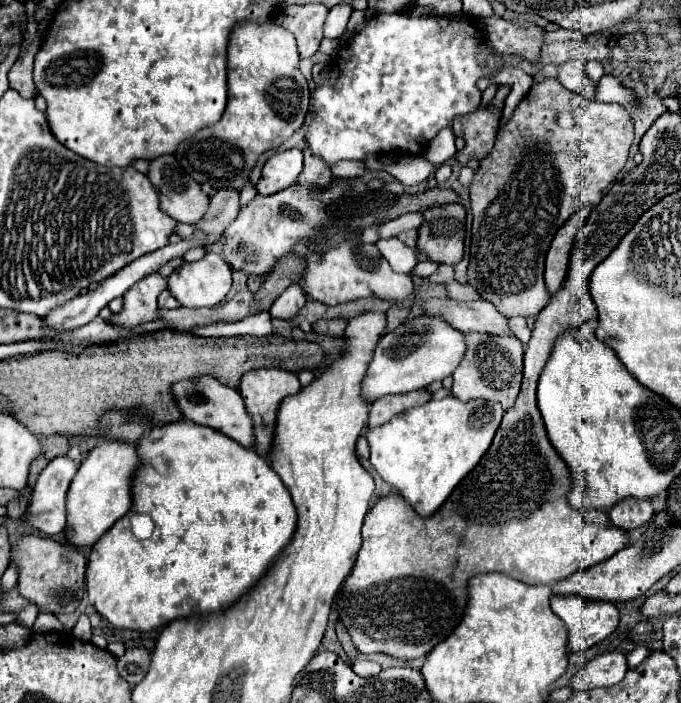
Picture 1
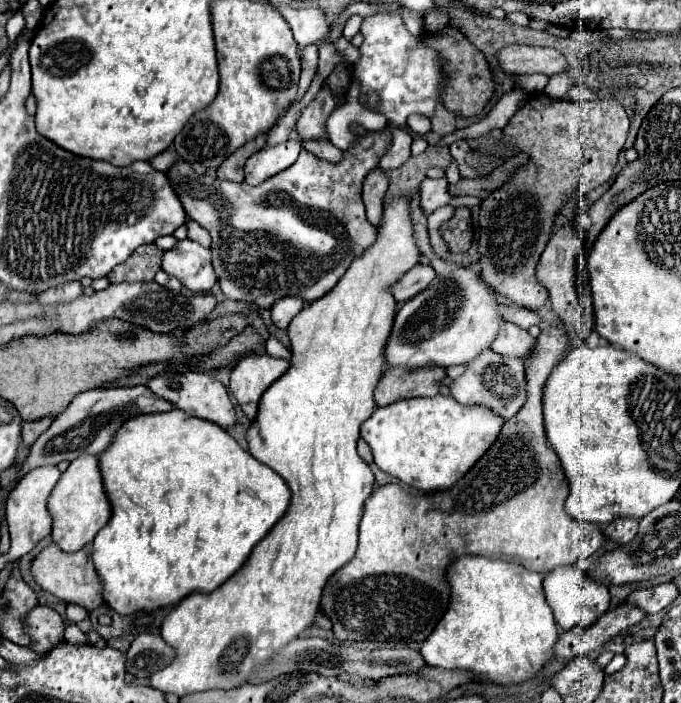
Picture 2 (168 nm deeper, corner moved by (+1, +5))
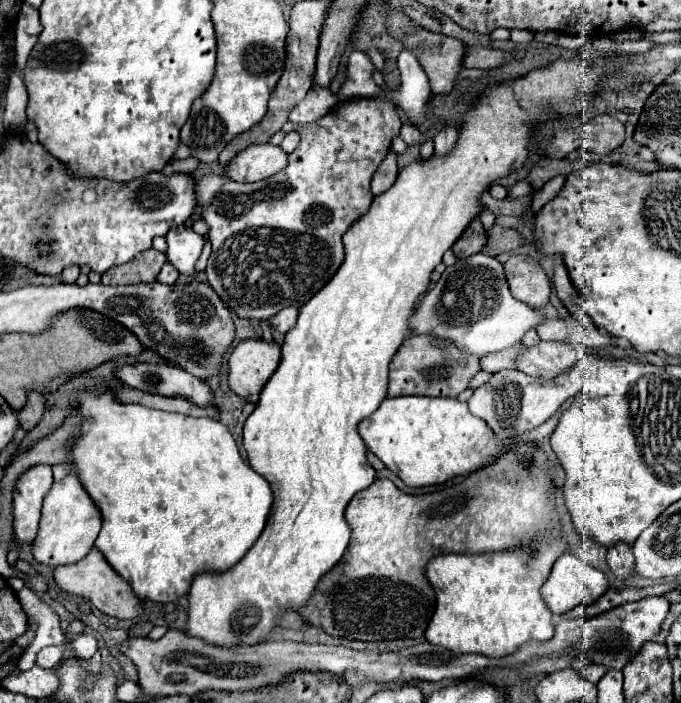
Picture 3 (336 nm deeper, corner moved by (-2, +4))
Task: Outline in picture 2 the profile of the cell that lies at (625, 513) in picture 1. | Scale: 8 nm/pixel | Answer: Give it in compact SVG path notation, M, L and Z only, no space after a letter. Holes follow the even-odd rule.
M615 519L613 523L609 523L609 527L603 529L603 533L609 541L617 545L625 545L635 537L637 525L639 525L637 519Z

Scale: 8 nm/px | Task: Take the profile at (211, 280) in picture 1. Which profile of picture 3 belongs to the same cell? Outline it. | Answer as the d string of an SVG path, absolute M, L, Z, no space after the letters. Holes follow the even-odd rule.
M176 226L176 228L170 228L170 232L166 234L166 242L168 242L168 250L166 250L168 262L180 274L194 276L196 262L202 254L204 238L200 234L196 234L192 228Z

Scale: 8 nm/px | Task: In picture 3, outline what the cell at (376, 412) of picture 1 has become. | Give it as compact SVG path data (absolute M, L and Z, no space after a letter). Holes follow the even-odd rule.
M434 336L406 338L390 362L390 386L388 396L450 396L456 398L468 388L468 380L480 372L478 358L460 352L452 342L438 340Z

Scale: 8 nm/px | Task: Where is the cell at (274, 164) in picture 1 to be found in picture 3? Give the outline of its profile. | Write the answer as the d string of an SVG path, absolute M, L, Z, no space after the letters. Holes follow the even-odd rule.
M272 144L248 146L246 150L240 152L240 156L236 156L228 164L226 176L230 176L236 182L258 182L280 172L286 164L288 152L284 152L280 146Z

